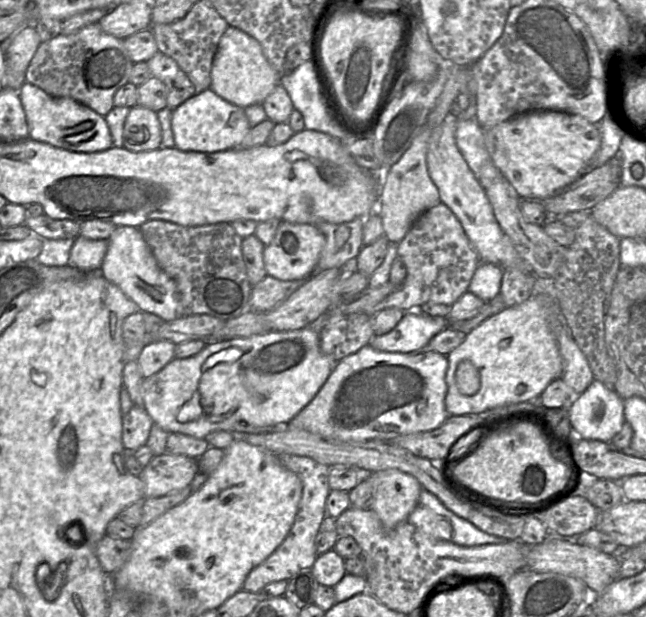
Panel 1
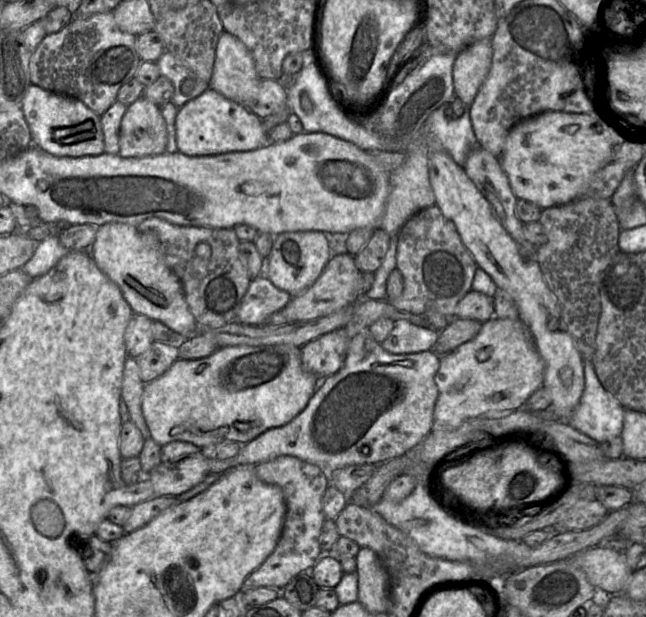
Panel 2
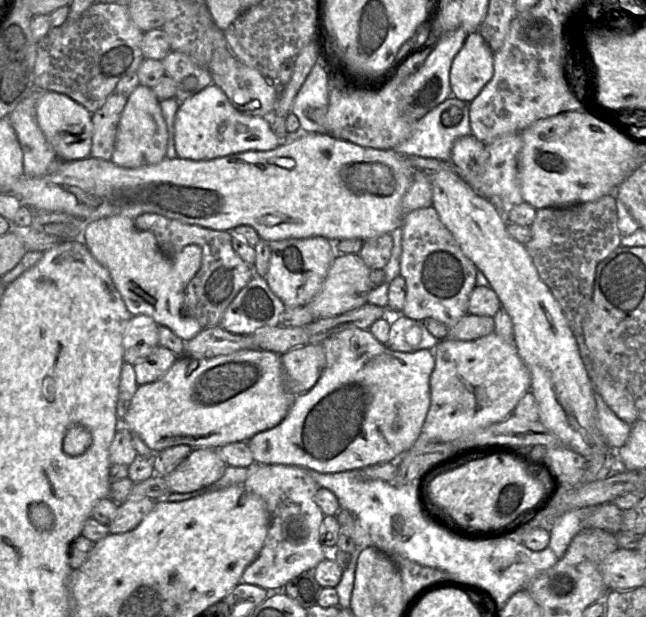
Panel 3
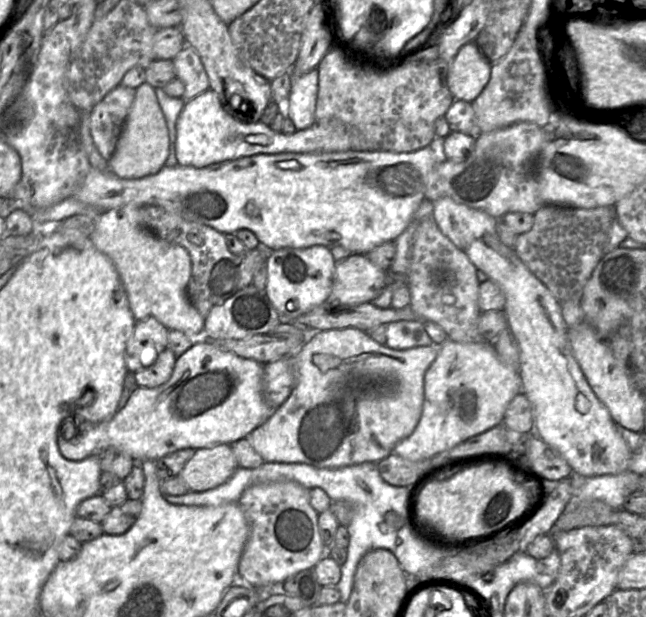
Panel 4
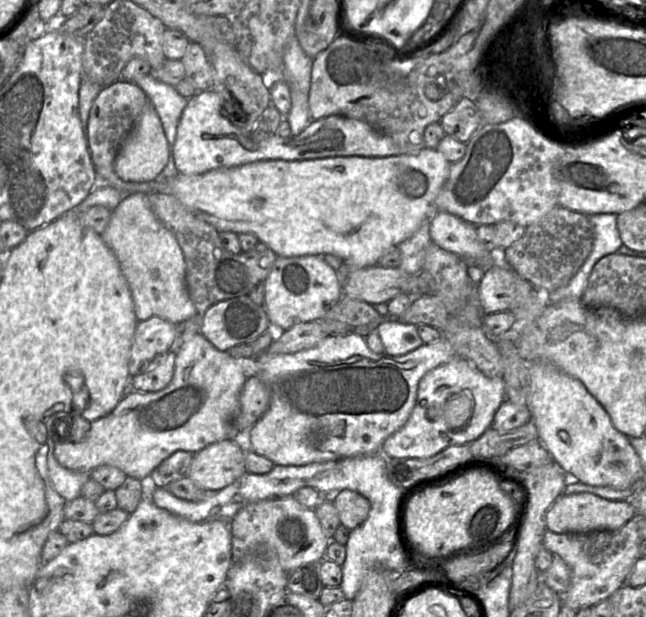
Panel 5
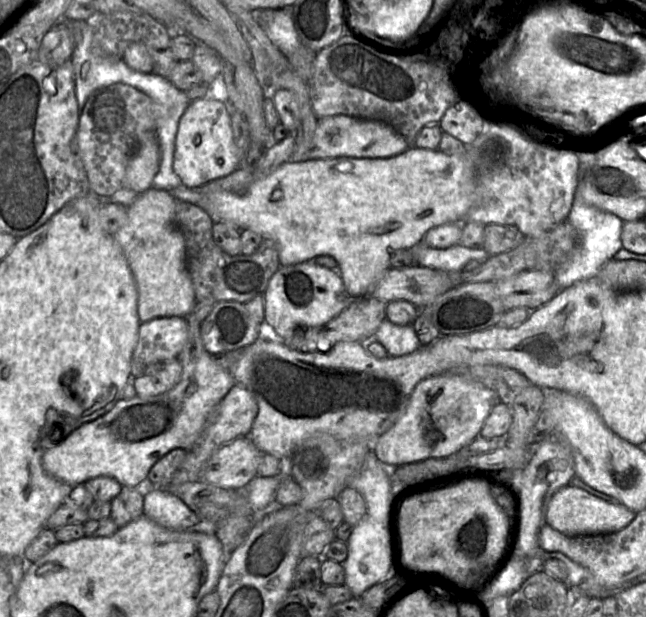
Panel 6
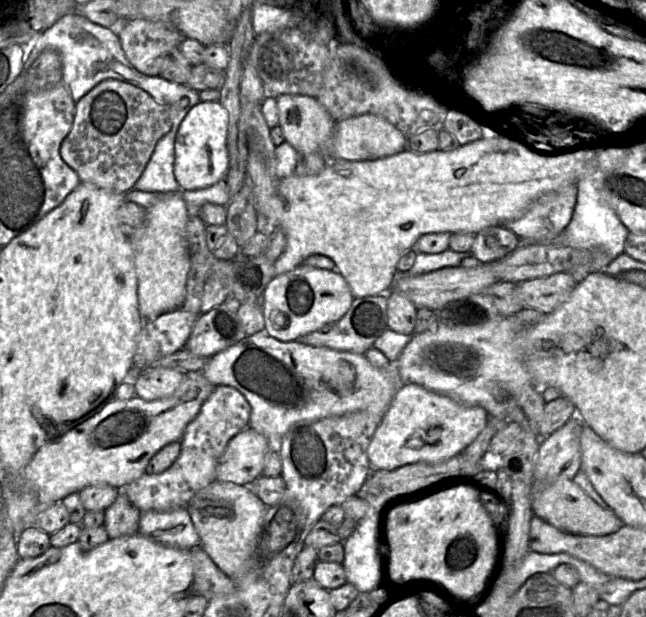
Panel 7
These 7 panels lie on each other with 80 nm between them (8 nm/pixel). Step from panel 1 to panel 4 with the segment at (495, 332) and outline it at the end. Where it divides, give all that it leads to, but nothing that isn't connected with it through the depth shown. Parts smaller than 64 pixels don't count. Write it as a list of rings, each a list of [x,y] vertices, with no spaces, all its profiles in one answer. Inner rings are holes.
[[[447,338],[437,348],[439,349],[438,356],[424,377],[424,403],[419,423],[414,432],[400,441],[393,450],[393,453],[411,461],[429,459],[502,424],[509,403],[522,392],[519,371],[501,360],[494,344],[486,341],[458,343]]]

